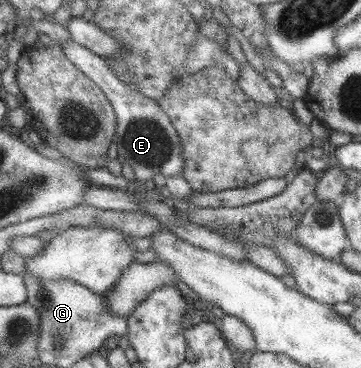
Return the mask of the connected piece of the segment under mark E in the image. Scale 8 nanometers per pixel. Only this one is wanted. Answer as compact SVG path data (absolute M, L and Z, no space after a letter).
M72 40L59 45L69 61L94 82L109 100L116 116L113 142L117 146L117 154L120 154L124 162L132 169L134 178L144 180L149 185L151 179L157 174L161 174L164 178L181 176L182 166L184 166L182 147L180 147L175 128L166 113L162 112L161 106L155 100L146 98L146 95L134 90L130 85L122 83L112 73L102 56L91 54Z

